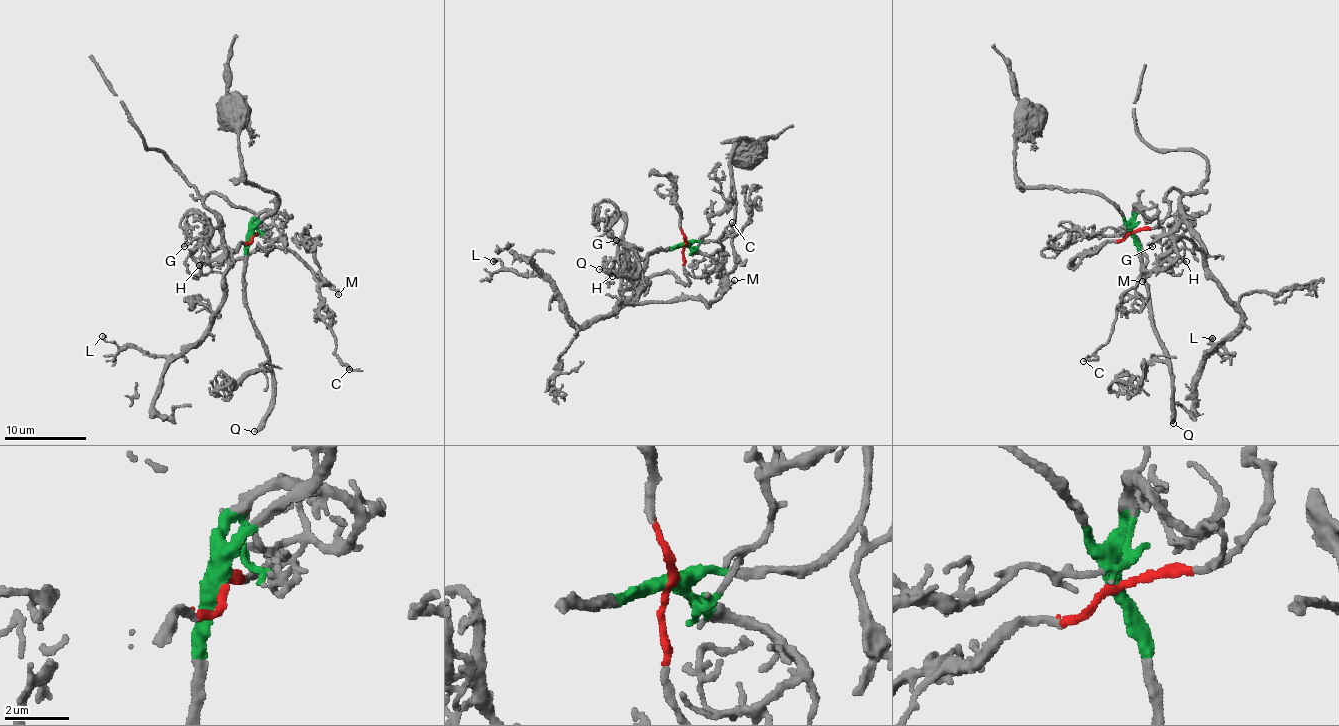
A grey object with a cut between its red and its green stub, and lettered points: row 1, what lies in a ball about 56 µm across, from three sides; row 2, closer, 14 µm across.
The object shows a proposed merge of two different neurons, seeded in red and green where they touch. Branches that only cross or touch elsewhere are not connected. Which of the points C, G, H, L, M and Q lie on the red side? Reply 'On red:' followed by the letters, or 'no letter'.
On red: C, G, H, L, M

